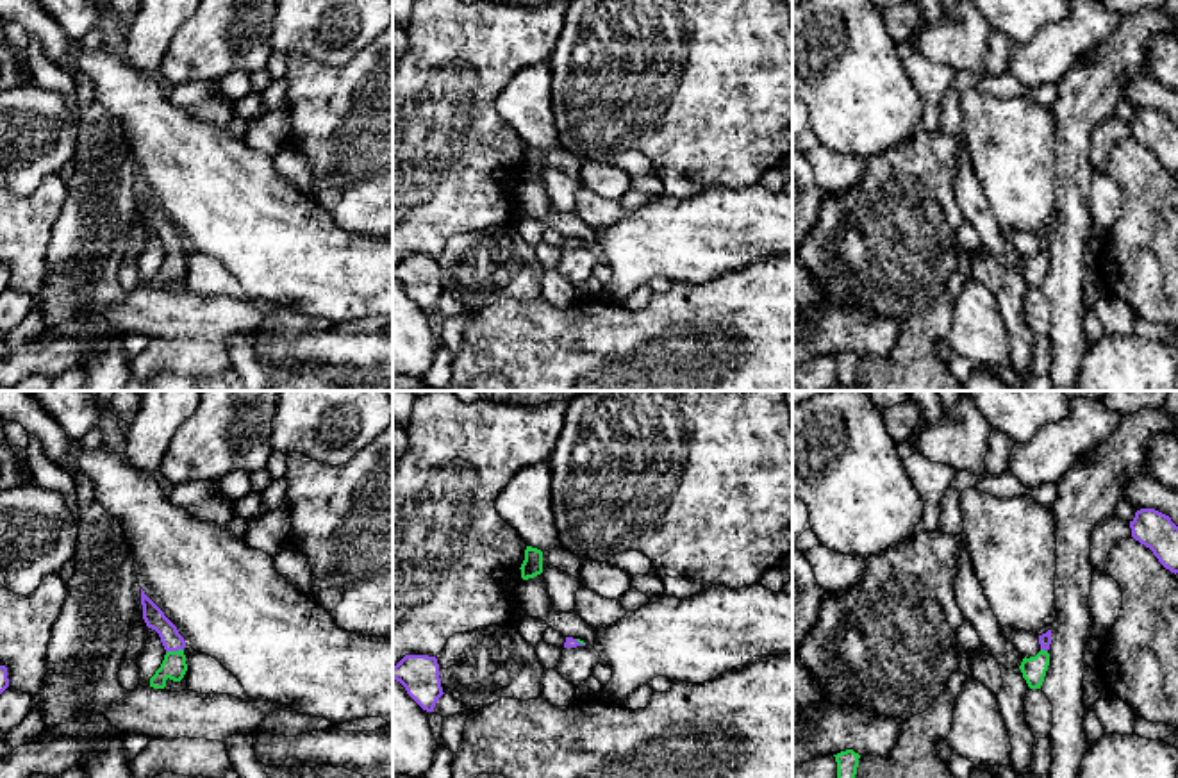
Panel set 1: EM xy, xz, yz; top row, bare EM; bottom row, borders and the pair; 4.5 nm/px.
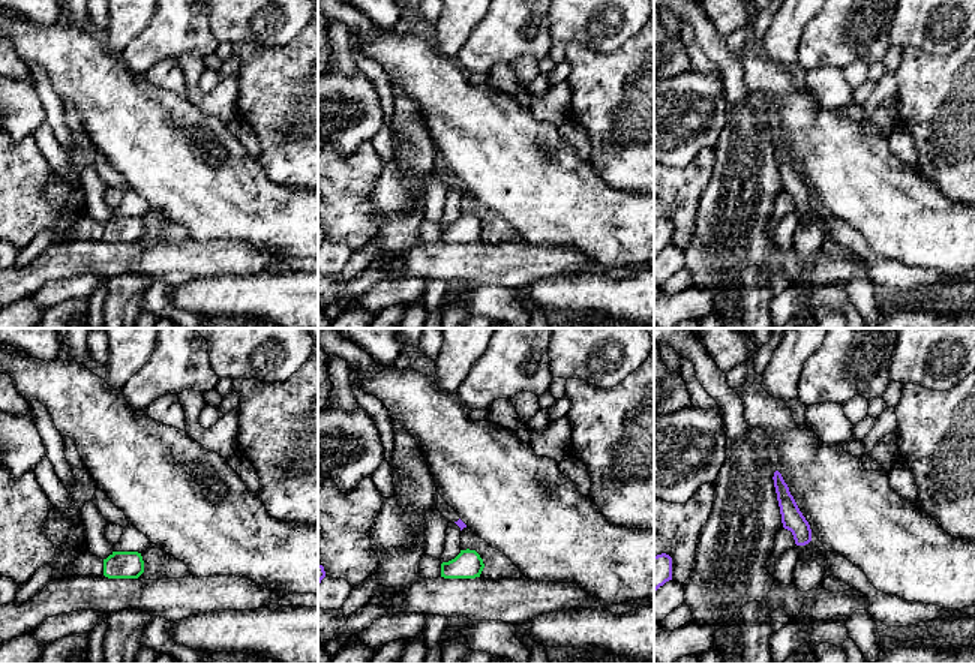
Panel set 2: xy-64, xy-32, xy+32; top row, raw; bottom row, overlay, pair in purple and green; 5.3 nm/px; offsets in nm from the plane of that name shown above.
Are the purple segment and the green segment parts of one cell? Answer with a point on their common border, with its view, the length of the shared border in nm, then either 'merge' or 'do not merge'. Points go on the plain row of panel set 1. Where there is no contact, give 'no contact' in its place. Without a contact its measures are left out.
meets purple in xy at (174, 250); contact 80 nm long; merge

